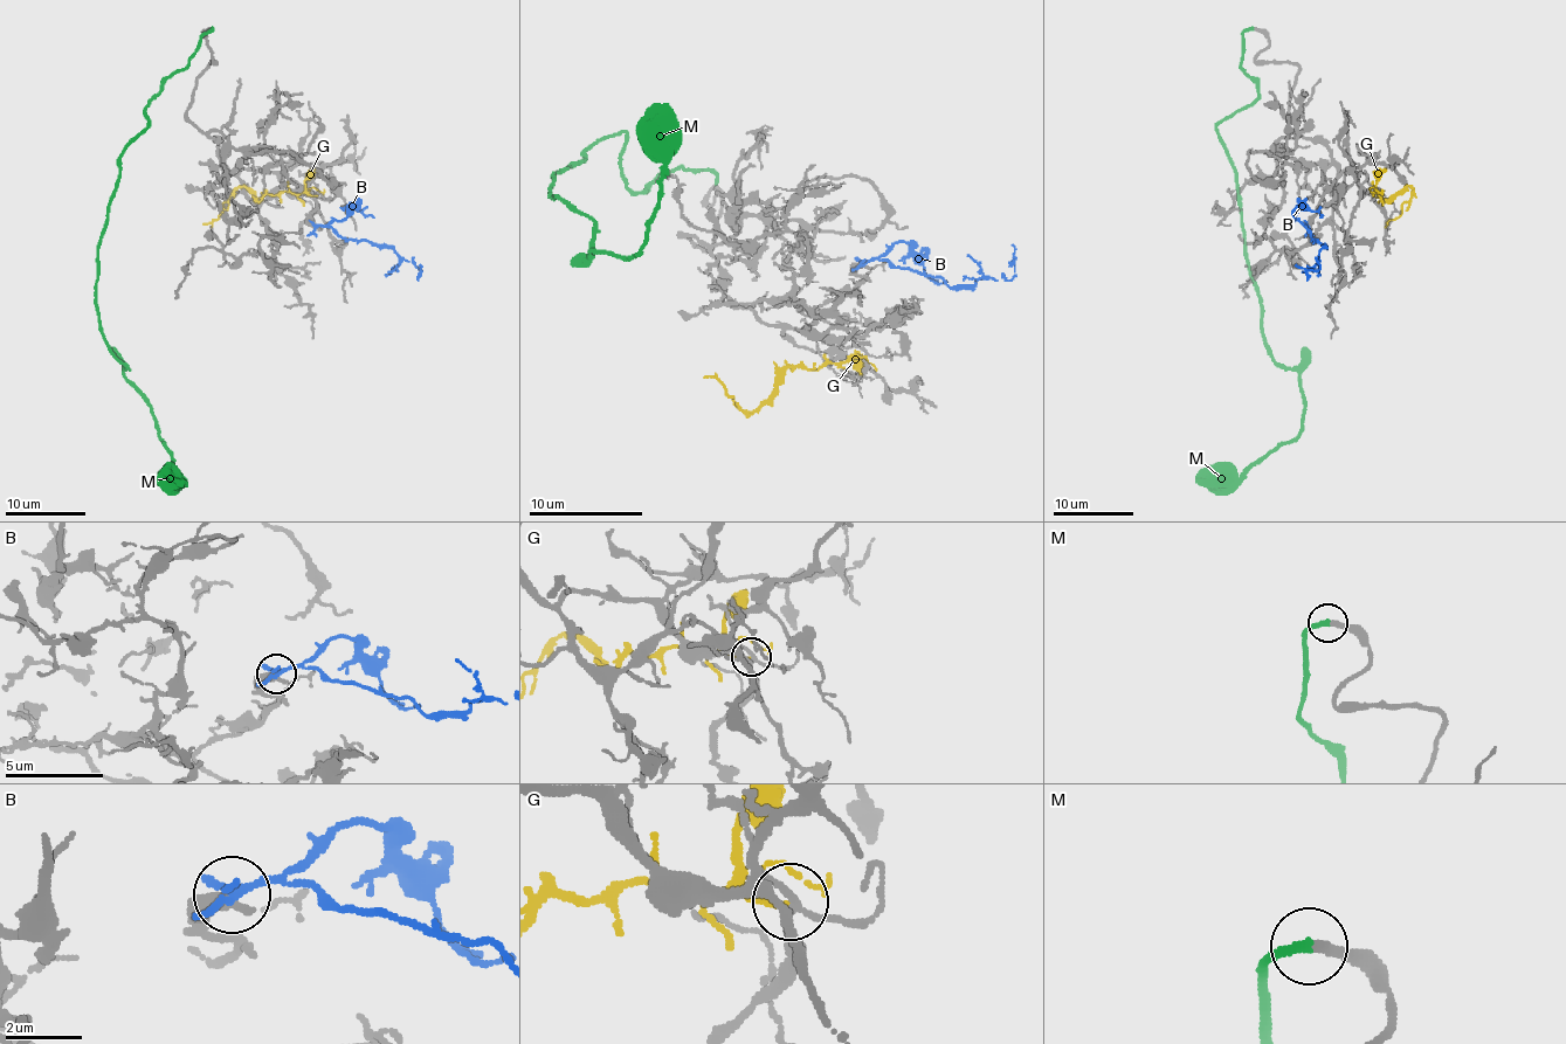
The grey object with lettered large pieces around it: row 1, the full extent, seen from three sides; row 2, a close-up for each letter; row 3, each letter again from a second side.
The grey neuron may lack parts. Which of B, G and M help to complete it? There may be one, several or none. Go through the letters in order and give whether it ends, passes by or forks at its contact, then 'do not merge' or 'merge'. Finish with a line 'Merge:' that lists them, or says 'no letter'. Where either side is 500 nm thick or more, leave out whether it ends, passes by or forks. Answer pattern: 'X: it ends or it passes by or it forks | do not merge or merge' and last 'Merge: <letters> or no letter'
B: it forks | do not merge
G: it passes by | do not merge
M: it ends | merge
Merge: M

